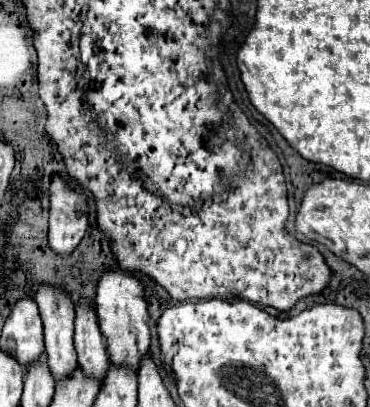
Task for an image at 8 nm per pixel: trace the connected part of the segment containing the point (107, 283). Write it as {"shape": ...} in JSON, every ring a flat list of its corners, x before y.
{"shape":[[104,272,100,276,98,294,96,294,96,314,98,314,100,330,106,338,110,360,118,366,132,368,136,374,138,374,138,366,142,364,142,356,146,356,150,348,148,312,142,294,144,294,142,284,124,272]]}

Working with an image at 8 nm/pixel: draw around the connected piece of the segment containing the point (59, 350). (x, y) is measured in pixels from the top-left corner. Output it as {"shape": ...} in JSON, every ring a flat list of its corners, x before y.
{"shape":[[40,286,36,294,36,304,40,308,42,324,44,324,44,342,46,342,46,362,56,382,66,380,78,366,76,362,76,350,74,350,74,304,72,300,56,288]]}

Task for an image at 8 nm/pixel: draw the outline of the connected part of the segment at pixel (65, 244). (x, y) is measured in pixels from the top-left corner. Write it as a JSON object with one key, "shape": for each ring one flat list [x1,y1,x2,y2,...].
{"shape":[[60,176,52,178,52,188,50,188,50,232,48,232,48,242,54,254,58,256,70,256,76,246,80,244,86,228,88,228,88,206,86,206,86,196,80,192,70,190]]}

